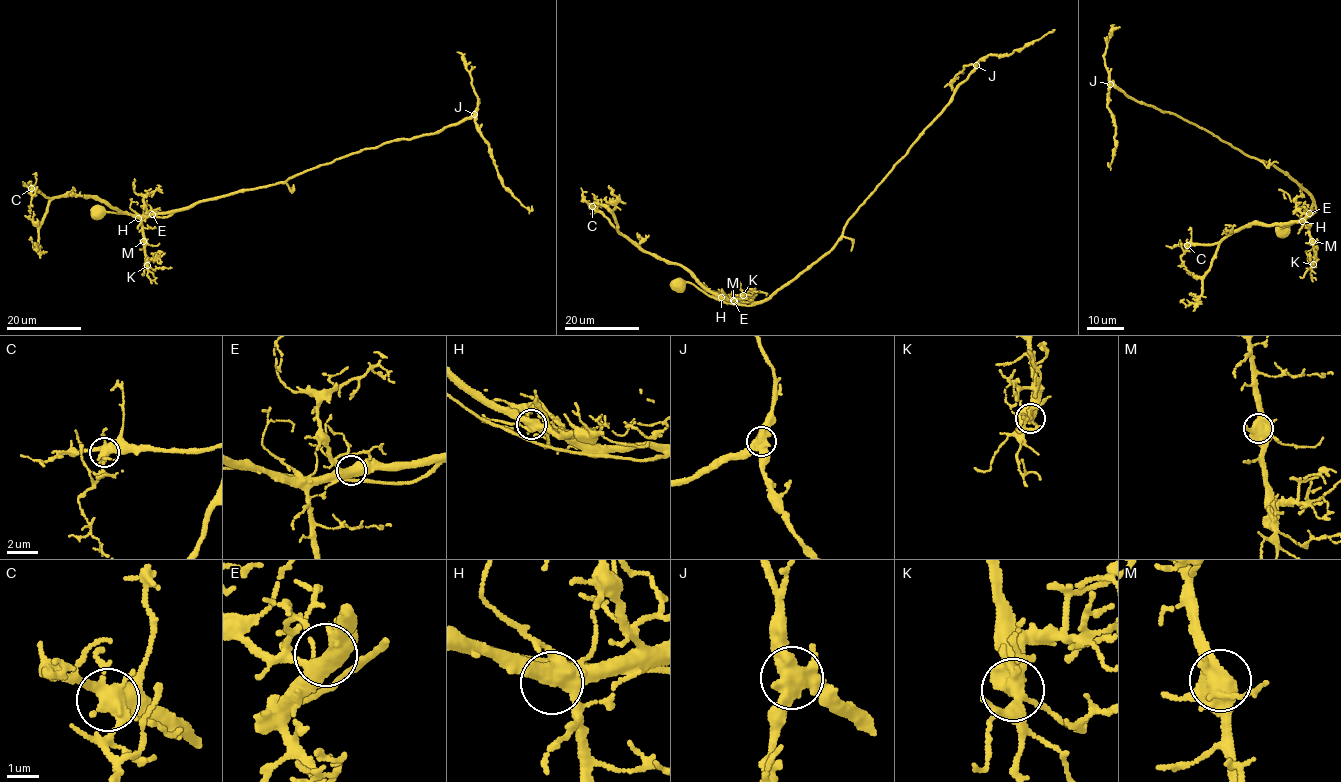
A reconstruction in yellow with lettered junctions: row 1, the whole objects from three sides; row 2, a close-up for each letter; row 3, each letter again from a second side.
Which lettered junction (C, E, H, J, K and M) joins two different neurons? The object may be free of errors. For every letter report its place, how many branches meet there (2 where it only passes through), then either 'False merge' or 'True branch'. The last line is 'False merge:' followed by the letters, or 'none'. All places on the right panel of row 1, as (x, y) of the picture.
C: Place: (1187, 245). Branches: 5. True branch
E: Place: (1309, 213). Branches: 5. True branch
H: Place: (1302, 221). Branches: 5. True branch
J: Place: (1110, 84). Branches: 4. True branch
K: Place: (1313, 264). Branches: 5. True branch
M: Place: (1312, 241). Branches: 4. True branch
False merge: none

